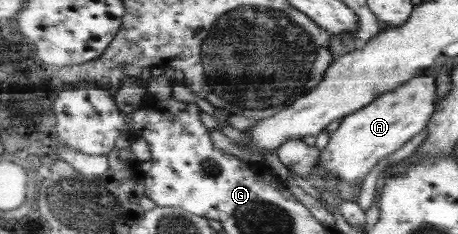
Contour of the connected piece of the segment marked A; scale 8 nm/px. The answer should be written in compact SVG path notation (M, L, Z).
M424 74L418 76L398 89L382 94L365 109L343 117L338 130L331 134L329 144L320 150L320 160L316 163L324 172L332 172L332 175L340 177L340 181L358 181L358 185L362 186L364 178L372 166L378 164L378 160L392 154L412 136L427 128L430 116L437 110L435 106L436 78Z

